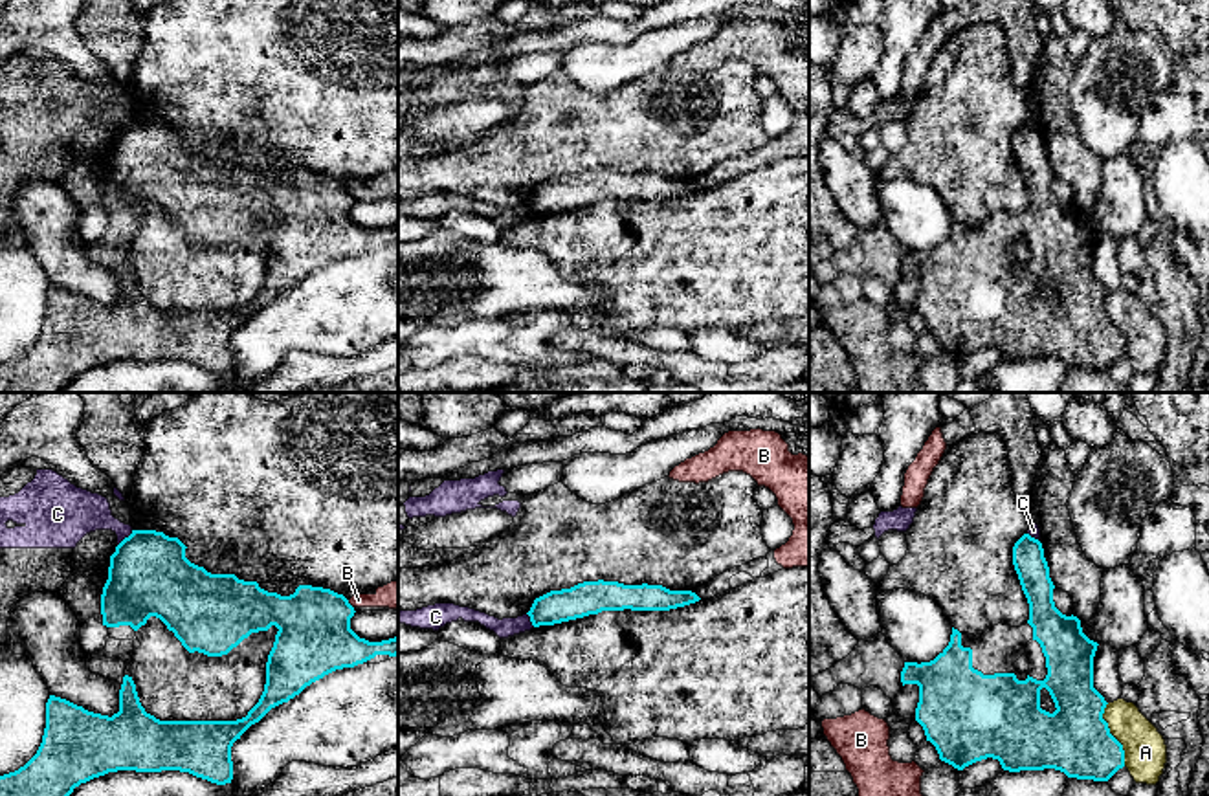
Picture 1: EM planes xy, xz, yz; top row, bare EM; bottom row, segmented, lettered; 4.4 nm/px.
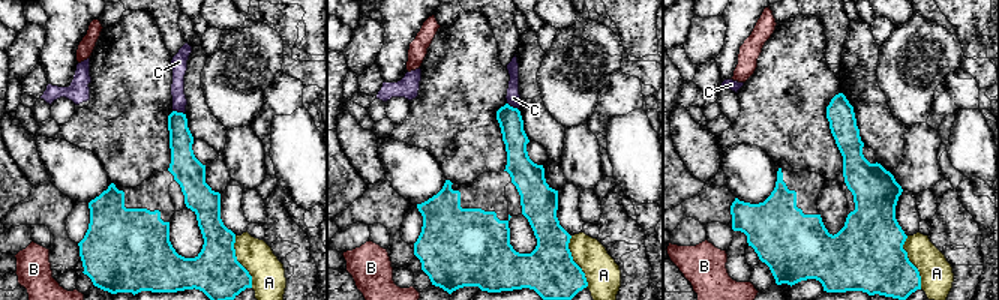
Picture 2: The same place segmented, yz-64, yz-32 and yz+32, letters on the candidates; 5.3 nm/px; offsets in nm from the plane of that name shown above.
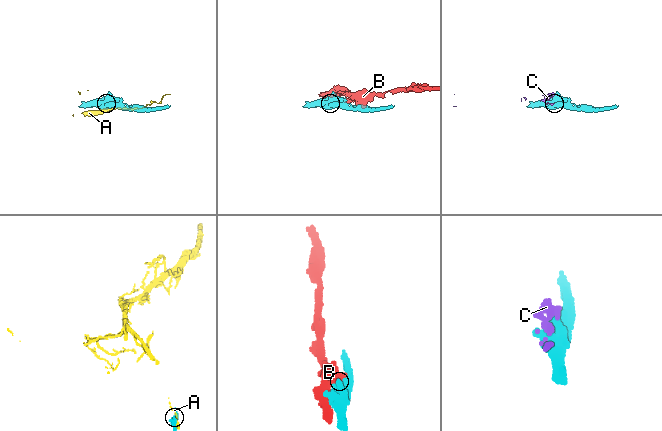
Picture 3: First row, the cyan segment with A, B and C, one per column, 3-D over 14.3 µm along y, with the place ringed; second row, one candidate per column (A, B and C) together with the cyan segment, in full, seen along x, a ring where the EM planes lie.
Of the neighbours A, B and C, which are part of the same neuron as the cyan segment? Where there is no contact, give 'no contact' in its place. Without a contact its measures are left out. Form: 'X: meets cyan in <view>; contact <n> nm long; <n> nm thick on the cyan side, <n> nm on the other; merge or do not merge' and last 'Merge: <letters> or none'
A: meets cyan in yz; contact 300 nm long; 300 nm thick on the cyan side, 190 nm on the other; do not merge
B: meets cyan in xy; contact 50 nm long; 320 nm thick on the cyan side, 130 nm on the other; do not merge
C: meets cyan in xy; contact 100 nm long; 360 nm thick on the cyan side, 220 nm on the other; do not merge
Merge: none

